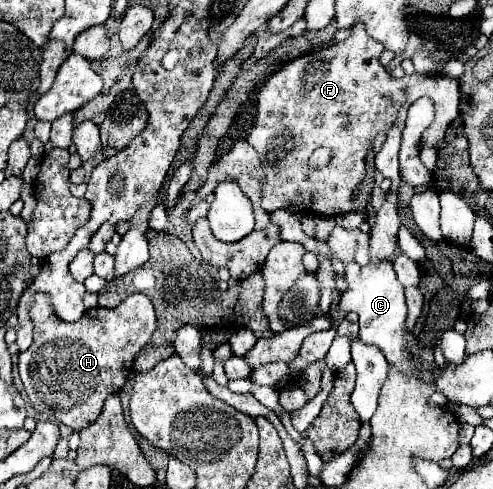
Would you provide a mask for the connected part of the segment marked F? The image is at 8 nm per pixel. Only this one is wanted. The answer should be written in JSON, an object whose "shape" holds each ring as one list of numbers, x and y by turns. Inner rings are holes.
{"shape":[[354,24,350,32,340,44,292,60,272,74,258,92,256,124,248,142,258,152,266,172,262,206,268,212,284,208,286,202,294,204,300,212,322,216,336,217,356,210,352,194,364,178,364,158,372,150,376,134,382,130,388,132,396,120,394,112,382,118,380,110,400,110,404,102,414,102,422,96,432,98,436,102,436,118,422,134,422,146,436,146,444,138,452,118,460,114,460,88,454,80,422,74,400,80,392,78,380,64,384,46,368,36,364,24],[318,146,330,148,332,158,328,166,302,174,302,166,308,164]]}

